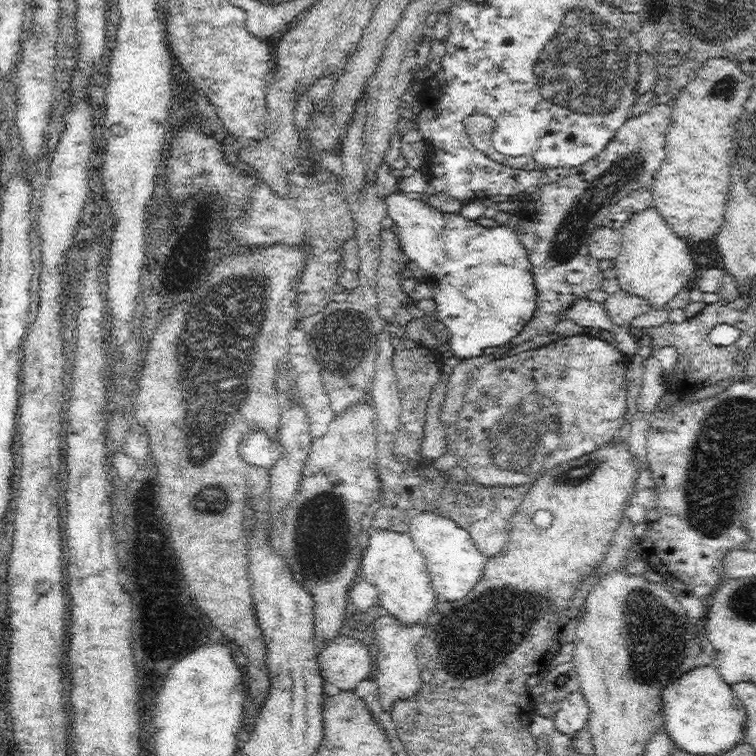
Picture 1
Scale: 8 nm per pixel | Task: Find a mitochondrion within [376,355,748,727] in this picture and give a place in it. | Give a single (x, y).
(494, 625)

